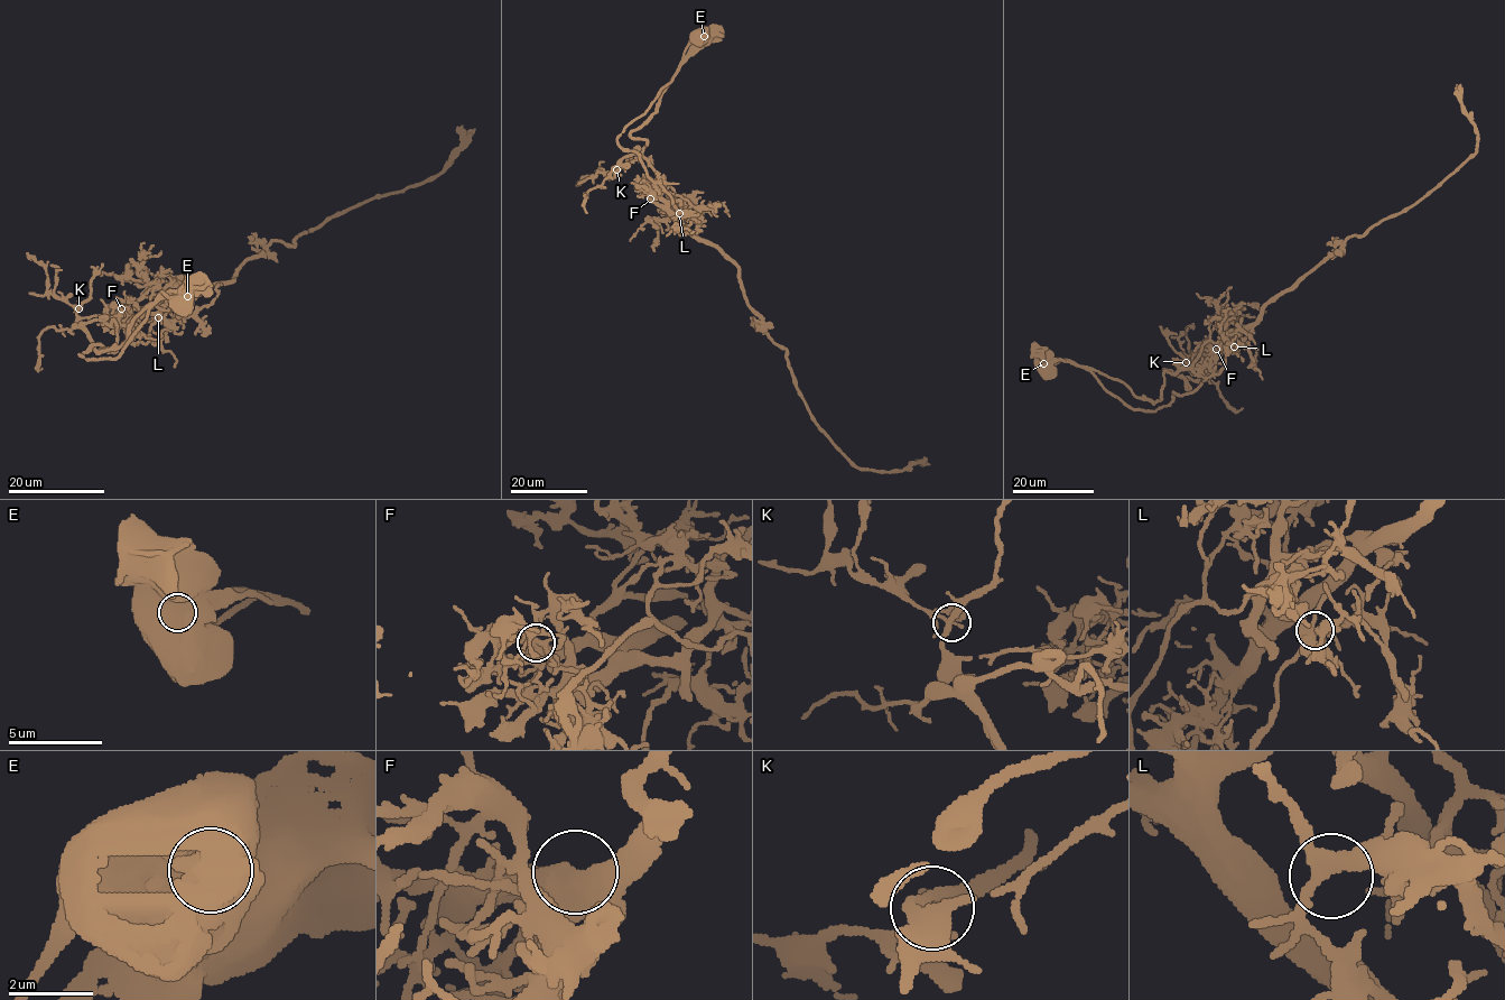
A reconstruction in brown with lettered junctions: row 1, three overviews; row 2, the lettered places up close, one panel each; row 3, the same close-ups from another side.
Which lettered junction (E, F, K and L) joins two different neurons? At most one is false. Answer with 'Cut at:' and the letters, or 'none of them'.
Cut at: E

